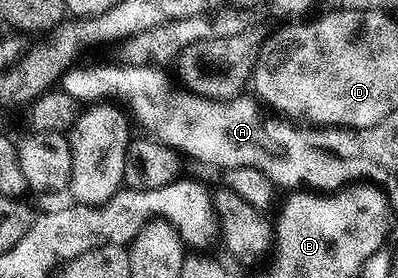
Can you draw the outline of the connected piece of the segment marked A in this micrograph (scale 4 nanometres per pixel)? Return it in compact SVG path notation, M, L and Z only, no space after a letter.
M97 64L94 68L77 67L71 66L62 73L60 91L78 102L101 102L106 98L130 100L137 107L138 122L150 128L158 141L169 149L187 152L205 164L214 164L221 170L254 167L285 190L336 190L337 180L341 180L341 172L345 172L345 164L333 160L333 150L301 144L293 131L289 132L294 125L266 114L252 95L238 94L229 99L212 100L181 86L173 88L174 81L171 76L169 81L165 73L168 71L157 66L111 68Z

